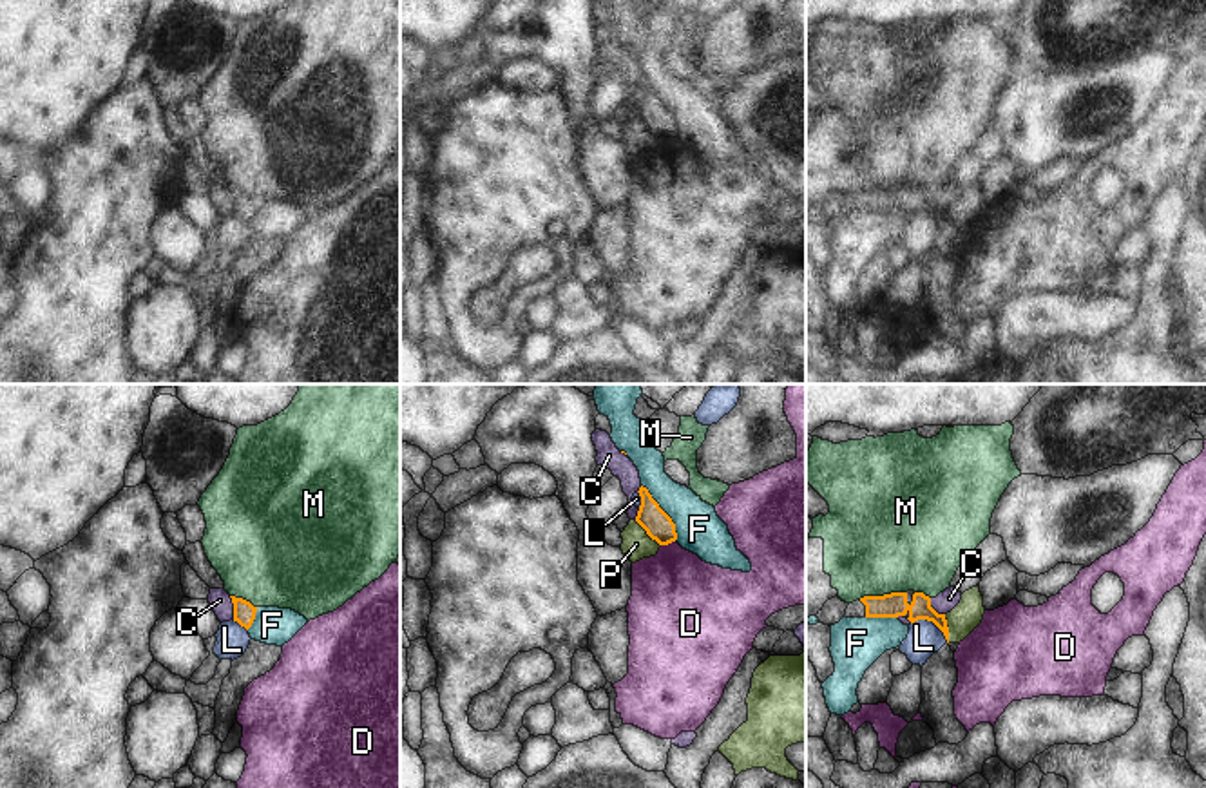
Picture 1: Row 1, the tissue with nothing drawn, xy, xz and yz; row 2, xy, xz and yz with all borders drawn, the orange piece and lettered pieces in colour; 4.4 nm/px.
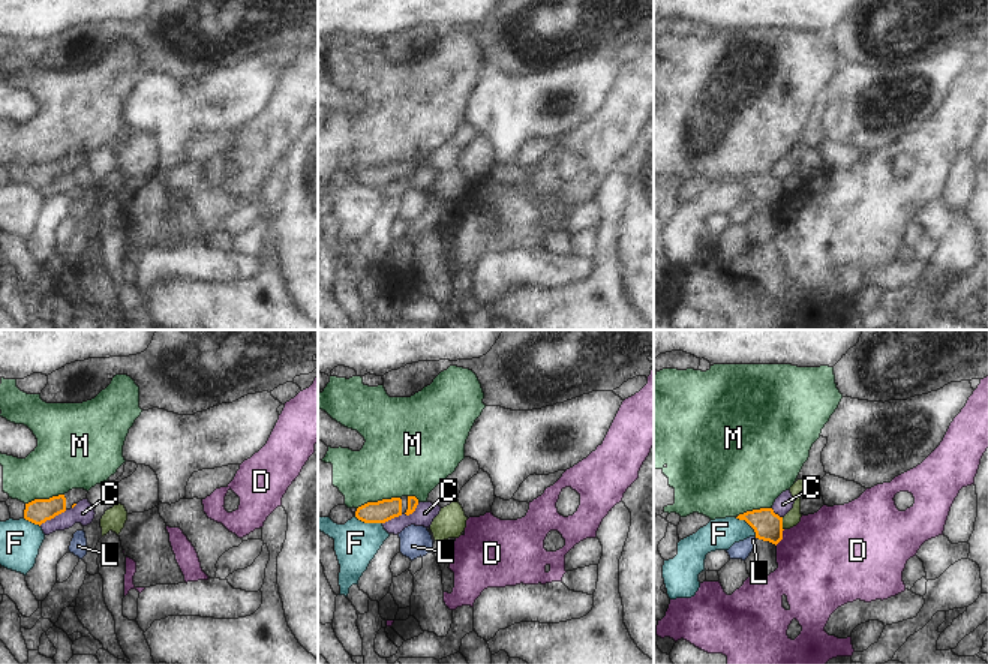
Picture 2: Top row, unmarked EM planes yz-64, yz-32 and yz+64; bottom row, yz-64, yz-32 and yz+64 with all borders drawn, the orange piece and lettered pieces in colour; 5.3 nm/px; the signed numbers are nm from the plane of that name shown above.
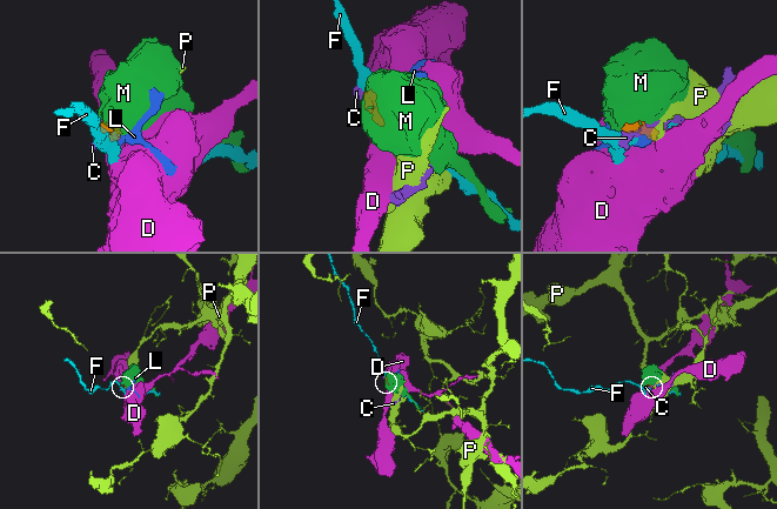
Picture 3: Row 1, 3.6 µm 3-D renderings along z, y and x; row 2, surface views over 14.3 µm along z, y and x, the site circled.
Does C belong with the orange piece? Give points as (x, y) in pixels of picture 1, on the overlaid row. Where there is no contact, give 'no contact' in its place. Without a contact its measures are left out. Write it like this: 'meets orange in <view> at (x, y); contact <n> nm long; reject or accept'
meets orange in xy at (234, 607); contact 110 nm long; reject

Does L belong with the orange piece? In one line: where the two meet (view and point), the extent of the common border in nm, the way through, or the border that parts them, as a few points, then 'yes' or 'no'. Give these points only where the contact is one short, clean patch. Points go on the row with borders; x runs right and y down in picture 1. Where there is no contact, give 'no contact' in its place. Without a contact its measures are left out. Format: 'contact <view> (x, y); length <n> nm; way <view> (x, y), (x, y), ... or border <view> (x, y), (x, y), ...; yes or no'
contact yz (931, 620); length 190 nm; border yz (911, 622), (929, 620), (947, 642); no

